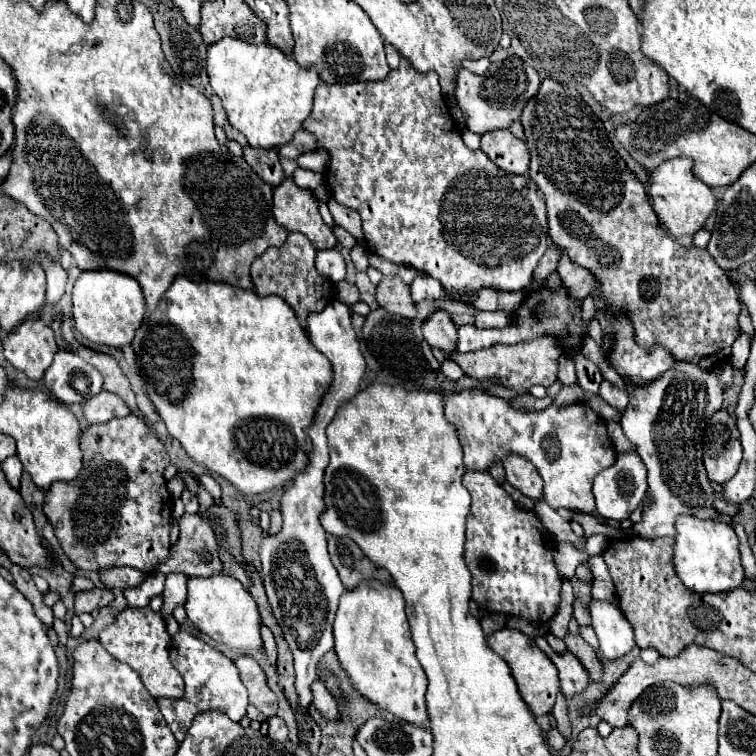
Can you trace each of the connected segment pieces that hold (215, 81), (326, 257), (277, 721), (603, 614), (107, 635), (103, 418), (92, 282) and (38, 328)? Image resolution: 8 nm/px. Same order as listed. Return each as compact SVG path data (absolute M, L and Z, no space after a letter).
M224 37L208 47L206 69L210 87L220 97L228 123L244 133L250 147L262 149L276 149L302 129L302 121L312 111L314 91L320 85L316 69L300 67L292 57L268 43L252 45L234 37Z
M324 249L316 255L316 269L330 281L342 281L346 275L346 263L338 249Z
M272 717L272 719L268 719L268 735L270 735L274 741L284 743L286 737L288 737L286 723L284 723L280 717Z
M594 601L590 607L592 627L600 641L600 653L606 659L618 659L634 649L634 631L616 603Z
M126 607L124 611L118 613L112 625L108 625L100 633L100 643L122 663L130 665L142 679L144 687L156 697L168 697L168 699L178 699L184 693L184 681L180 673L174 669L174 665L168 659L168 643L170 635L166 631L164 619L152 611L150 607L142 609L130 609Z
M102 391L82 405L82 413L86 423L94 425L94 423L106 423L112 417L124 417L130 413L130 409L118 395Z
M82 271L72 289L74 325L92 343L124 347L132 343L144 319L144 297L136 279L116 271Z
M26 319L4 337L4 357L30 379L42 379L58 351L54 331L40 319Z

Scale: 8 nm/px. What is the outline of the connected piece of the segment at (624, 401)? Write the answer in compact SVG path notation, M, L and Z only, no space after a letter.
M602 381L600 385L600 397L610 403L616 409L624 409L628 405L628 393L616 385L612 385L610 381Z

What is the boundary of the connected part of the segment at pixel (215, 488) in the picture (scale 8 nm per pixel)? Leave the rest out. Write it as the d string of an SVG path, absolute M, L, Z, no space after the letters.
M204 473L204 475L198 477L198 481L200 481L200 485L202 485L212 497L216 497L216 499L220 497L220 485L212 479L212 475L206 475L206 473Z

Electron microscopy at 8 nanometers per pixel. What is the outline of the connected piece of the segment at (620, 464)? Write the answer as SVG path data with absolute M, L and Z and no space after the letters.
M634 451L616 453L614 465L610 469L604 469L594 479L594 497L596 497L598 513L602 517L622 521L642 503L646 489L648 489L648 485L646 485L646 475L644 475L644 463L640 463L640 457Z

